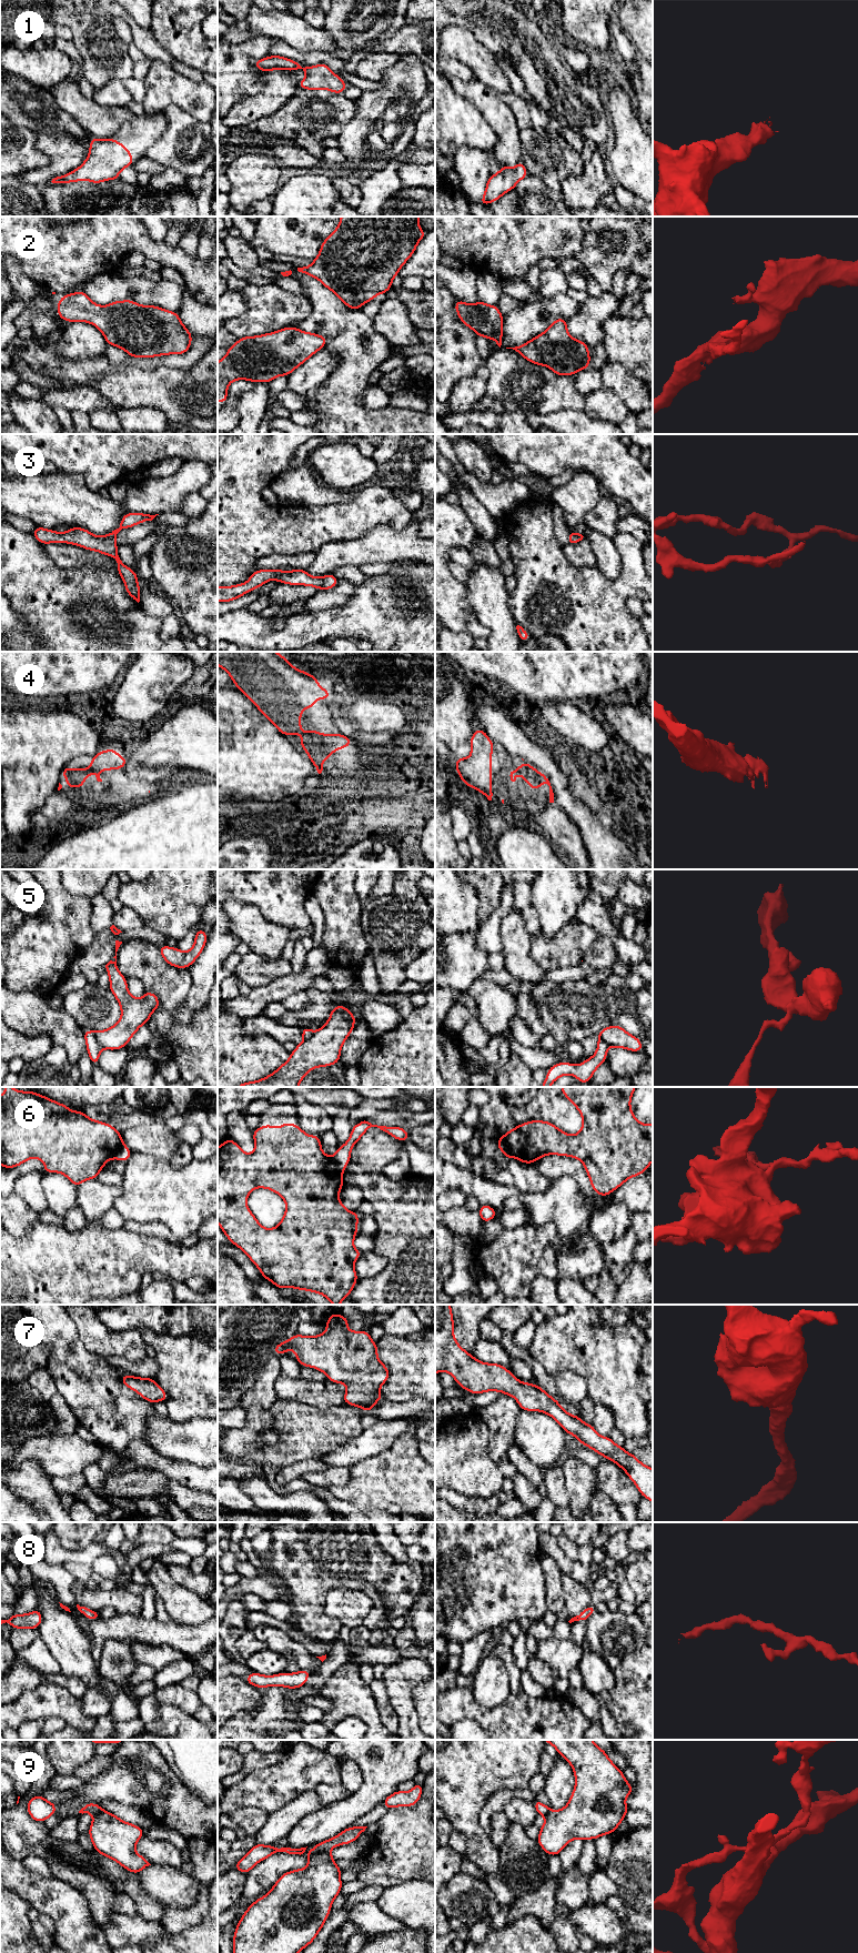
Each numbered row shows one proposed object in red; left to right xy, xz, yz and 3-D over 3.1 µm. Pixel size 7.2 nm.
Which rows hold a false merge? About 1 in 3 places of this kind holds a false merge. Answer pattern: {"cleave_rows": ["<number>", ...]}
{"cleave_rows": ["5", "6", "9"]}

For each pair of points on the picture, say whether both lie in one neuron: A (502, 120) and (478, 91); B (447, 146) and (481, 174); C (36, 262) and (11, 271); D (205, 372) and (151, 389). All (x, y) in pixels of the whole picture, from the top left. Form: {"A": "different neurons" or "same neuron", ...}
{"A": "same neuron", "B": "different neurons", "C": "different neurons", "D": "different neurons"}

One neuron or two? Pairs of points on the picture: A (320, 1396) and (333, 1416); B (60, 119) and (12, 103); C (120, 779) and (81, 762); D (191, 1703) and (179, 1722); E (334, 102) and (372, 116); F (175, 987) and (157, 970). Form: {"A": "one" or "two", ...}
{"A": "two", "B": "one", "C": "one", "D": "two", "E": "two", "F": "one"}

